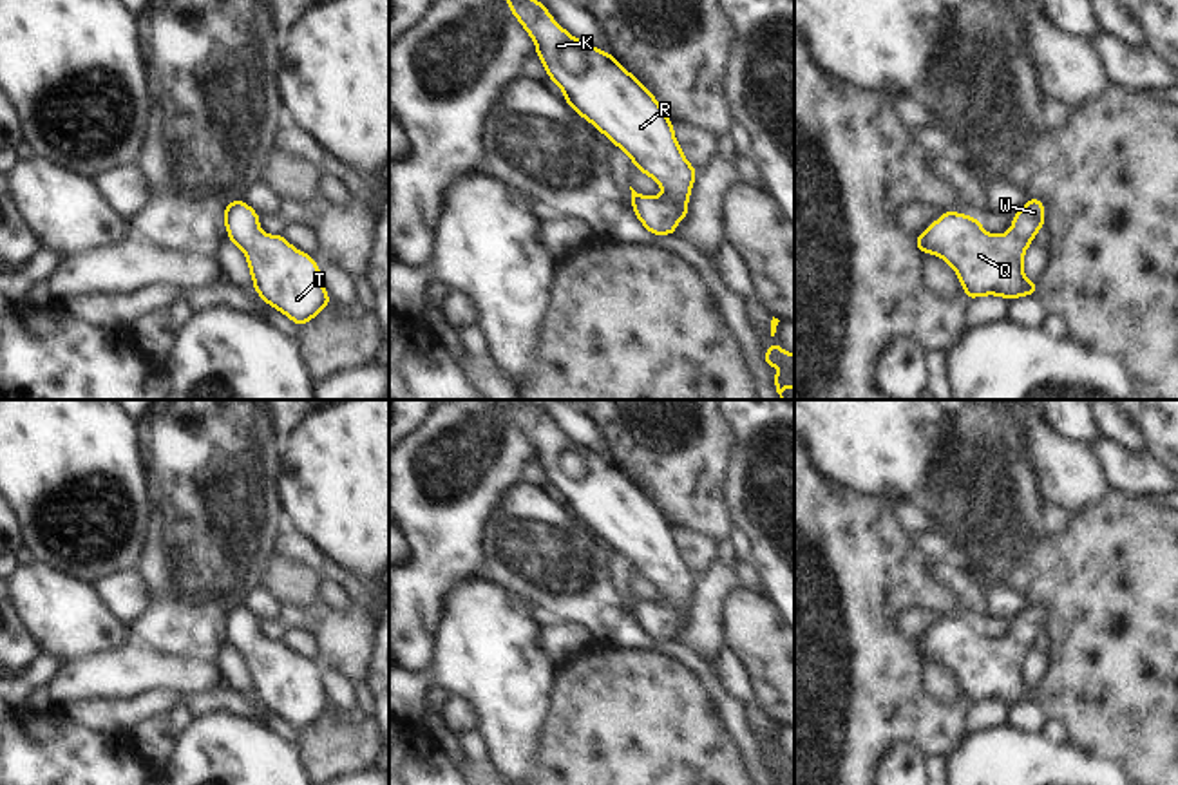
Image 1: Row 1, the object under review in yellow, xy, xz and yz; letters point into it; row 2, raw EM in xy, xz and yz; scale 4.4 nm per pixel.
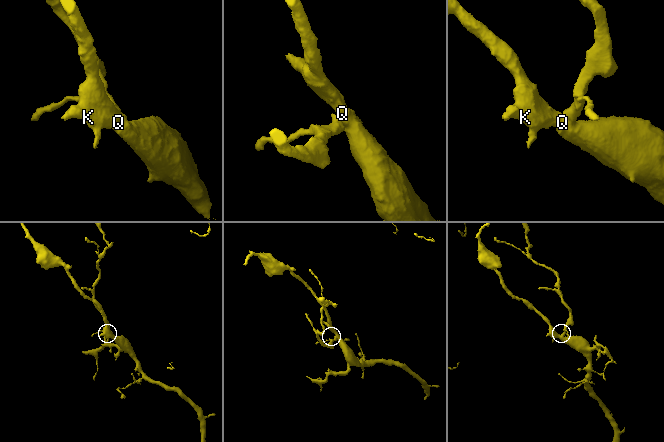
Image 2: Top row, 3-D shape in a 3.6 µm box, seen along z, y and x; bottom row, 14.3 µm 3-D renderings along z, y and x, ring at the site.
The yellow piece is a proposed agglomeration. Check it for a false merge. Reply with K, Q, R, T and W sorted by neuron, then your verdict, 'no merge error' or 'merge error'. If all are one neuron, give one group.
K Q R T W | no merge error

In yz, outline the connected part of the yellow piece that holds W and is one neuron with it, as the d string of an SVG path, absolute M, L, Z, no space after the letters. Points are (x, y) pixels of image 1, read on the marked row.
M1026 199L1006 235L990 235L981 222L964 213L945 210L916 246L946 260L957 273L964 297L1001 295L1006 300L1035 295L1039 282L1024 277L1022 260L1033 235L1044 226L1040 199Z

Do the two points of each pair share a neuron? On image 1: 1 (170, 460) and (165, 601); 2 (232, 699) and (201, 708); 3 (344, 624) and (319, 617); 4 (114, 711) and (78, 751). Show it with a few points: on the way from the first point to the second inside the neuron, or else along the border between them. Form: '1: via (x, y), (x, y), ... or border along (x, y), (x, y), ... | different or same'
1: via (170, 494), (170, 567) | same
2: via (225, 700), (208, 704) | same
3: via (339, 624), (324, 623) | same
4: border along (60, 709), (82, 726), (107, 735), (127, 737) | different

